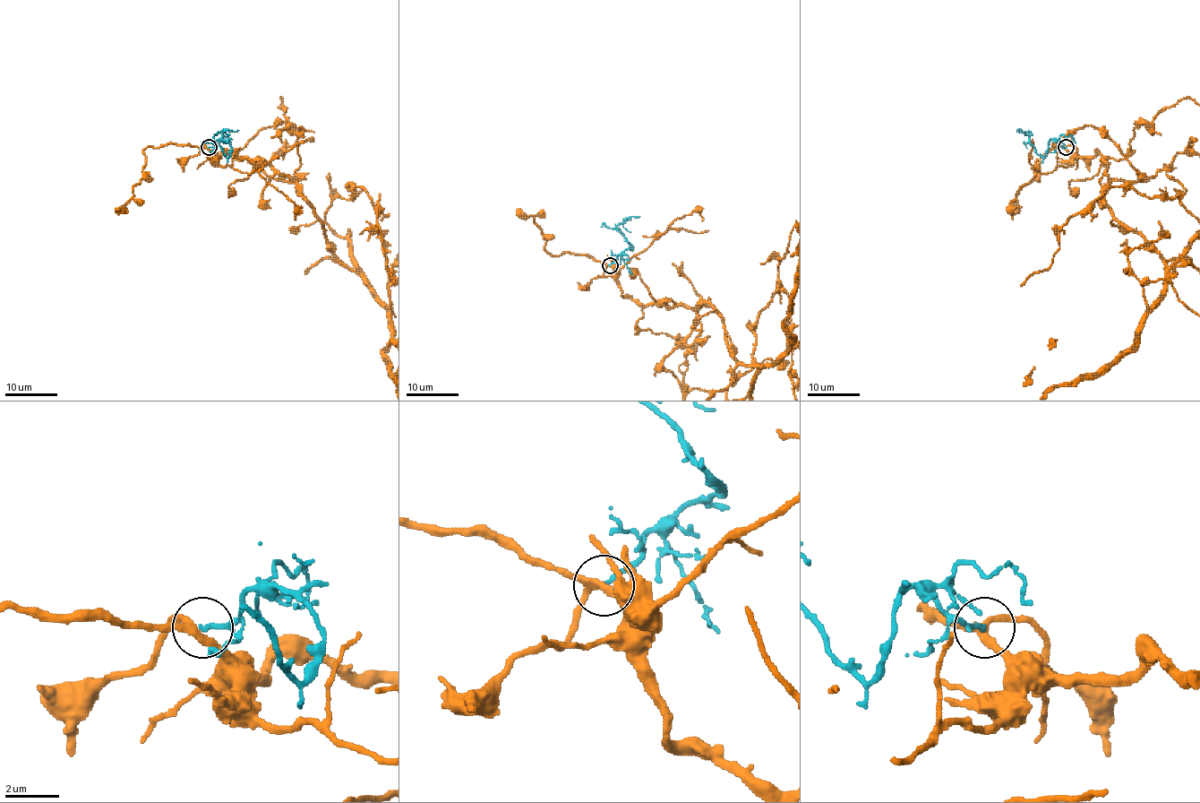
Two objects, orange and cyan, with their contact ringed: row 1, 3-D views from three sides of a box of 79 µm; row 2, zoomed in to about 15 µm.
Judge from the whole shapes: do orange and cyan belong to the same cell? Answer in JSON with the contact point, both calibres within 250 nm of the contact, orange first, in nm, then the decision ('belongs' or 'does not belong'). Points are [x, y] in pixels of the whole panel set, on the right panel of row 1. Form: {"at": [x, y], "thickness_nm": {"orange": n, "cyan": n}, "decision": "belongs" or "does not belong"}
{"at": [1066, 147], "thickness_nm": {"orange": 260, "cyan": 160}, "decision": "does not belong"}

